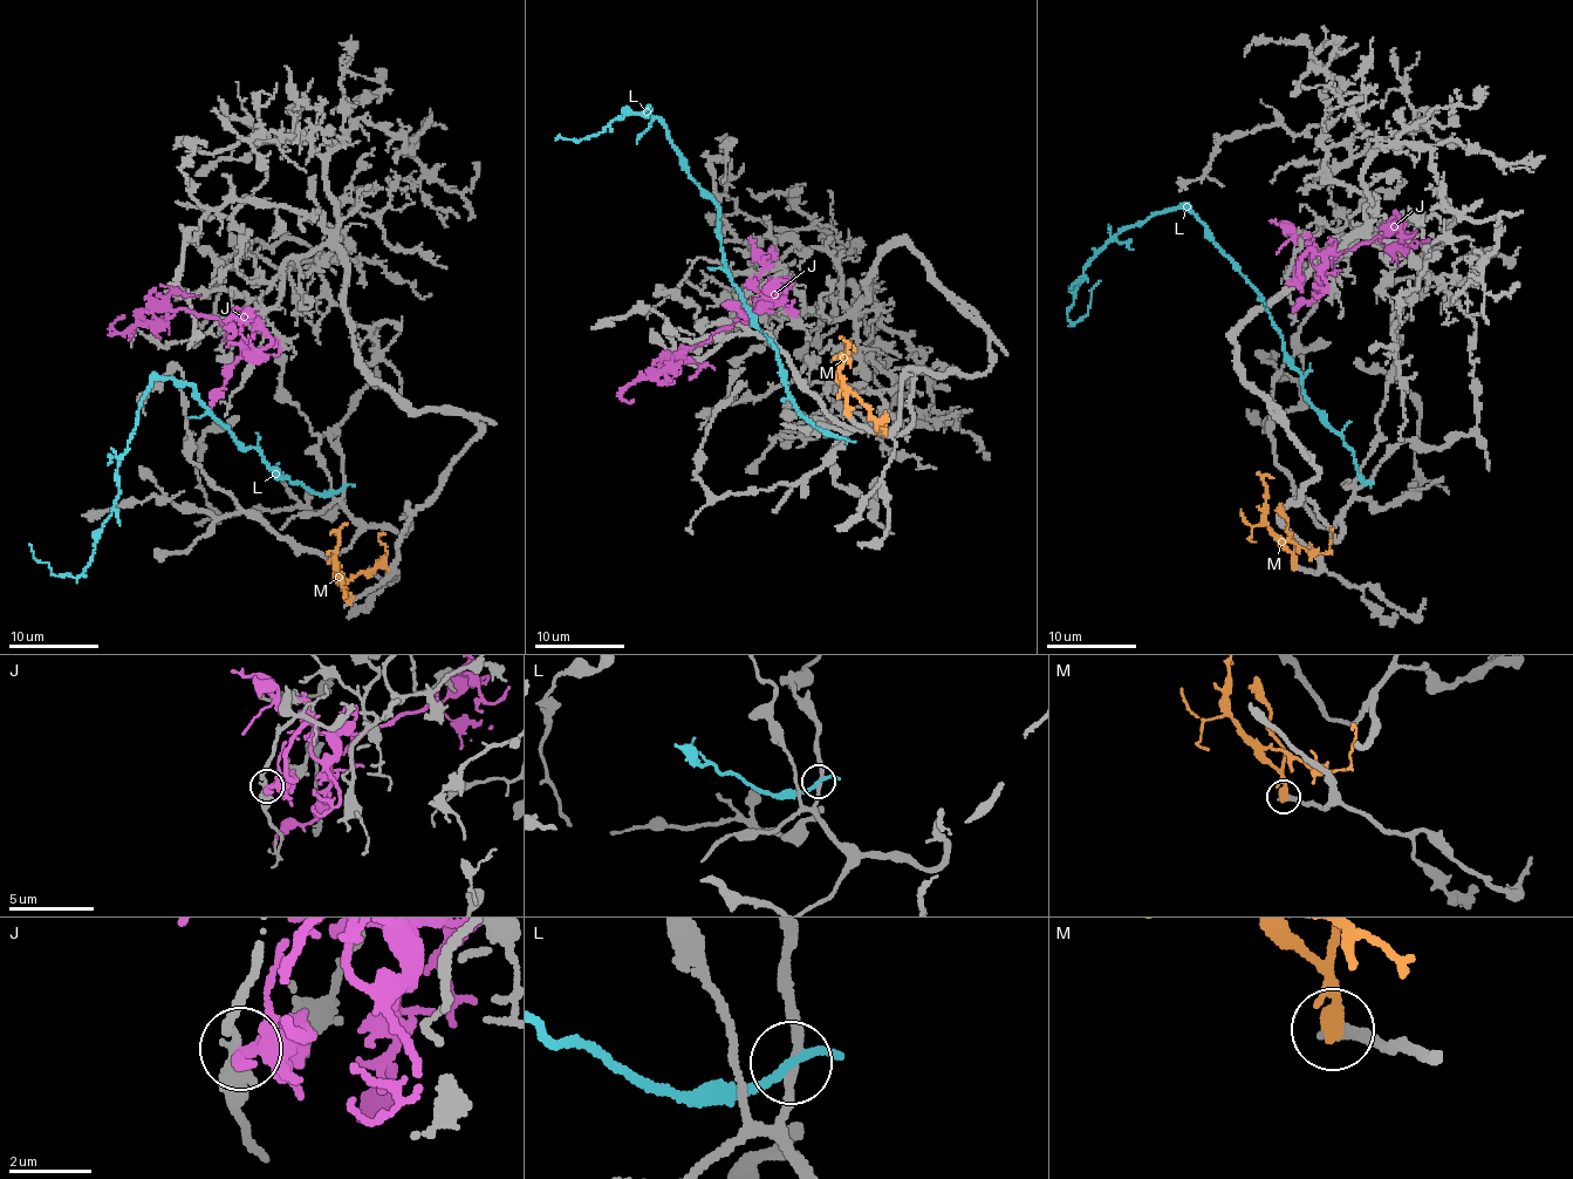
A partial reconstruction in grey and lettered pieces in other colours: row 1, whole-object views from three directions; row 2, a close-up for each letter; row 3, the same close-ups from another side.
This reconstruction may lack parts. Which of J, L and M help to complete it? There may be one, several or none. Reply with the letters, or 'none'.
none

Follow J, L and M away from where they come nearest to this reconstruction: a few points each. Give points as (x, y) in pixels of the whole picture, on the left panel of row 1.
J: (252, 361), (271, 342), (255, 317), (227, 326), (190, 309), (157, 304), (118, 333), (110, 326), (124, 315)
L: (343, 486), (285, 478), (192, 386), (159, 375), (88, 566), (53, 574), (29, 544)
M: (349, 602), (348, 584), (375, 567), (388, 552), (378, 539), (383, 532)

